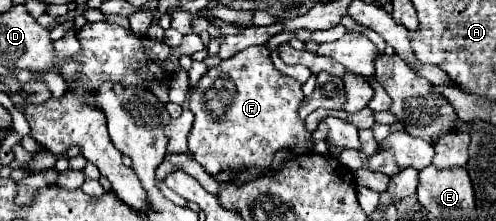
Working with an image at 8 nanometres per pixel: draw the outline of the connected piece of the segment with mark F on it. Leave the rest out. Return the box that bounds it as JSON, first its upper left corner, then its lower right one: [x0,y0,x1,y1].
[189,46,311,174]

